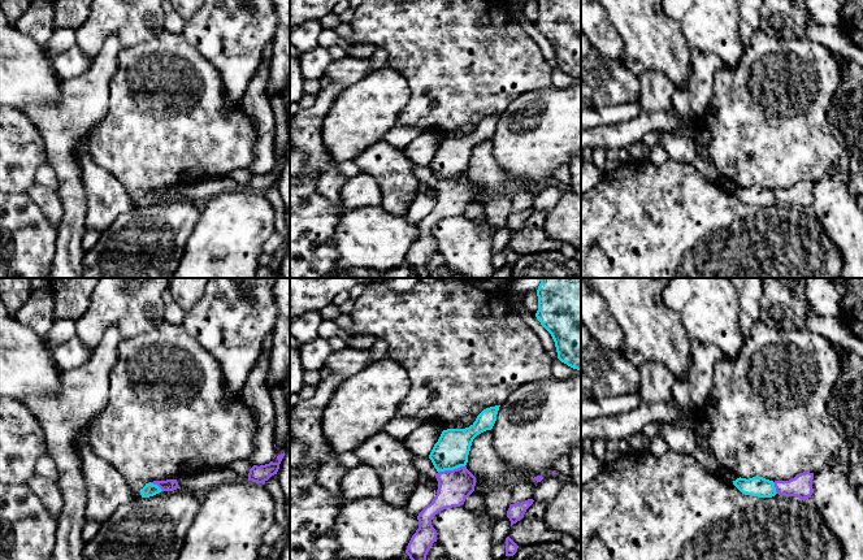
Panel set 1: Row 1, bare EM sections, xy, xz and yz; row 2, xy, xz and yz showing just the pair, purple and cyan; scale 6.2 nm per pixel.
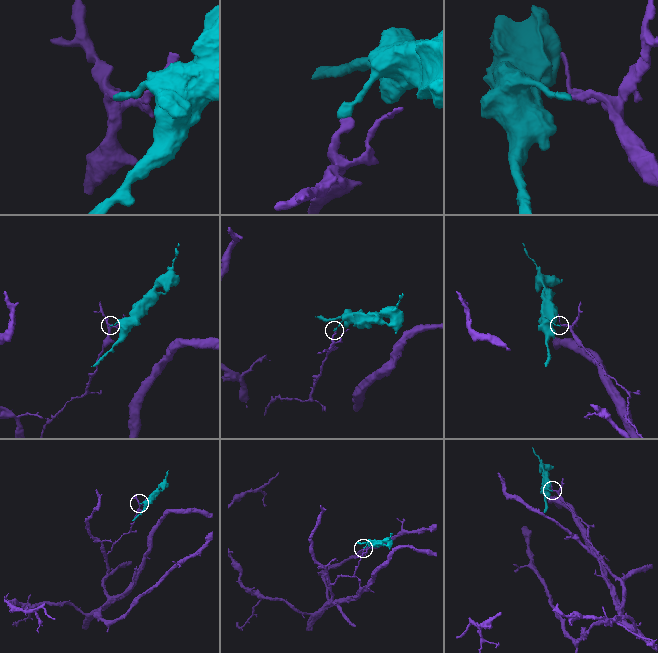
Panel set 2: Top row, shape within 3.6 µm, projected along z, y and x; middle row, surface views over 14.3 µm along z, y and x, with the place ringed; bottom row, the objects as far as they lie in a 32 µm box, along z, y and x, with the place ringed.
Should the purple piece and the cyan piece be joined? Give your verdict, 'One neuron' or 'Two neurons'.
Two neurons

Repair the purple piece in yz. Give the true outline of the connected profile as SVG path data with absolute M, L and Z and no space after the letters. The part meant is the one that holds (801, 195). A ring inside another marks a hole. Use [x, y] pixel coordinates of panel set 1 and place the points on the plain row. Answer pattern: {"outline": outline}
{"outline": "M805 181L789 190L775 190L776 201L785 205L797 205L799 208L808 208L812 204L814 182Z"}

